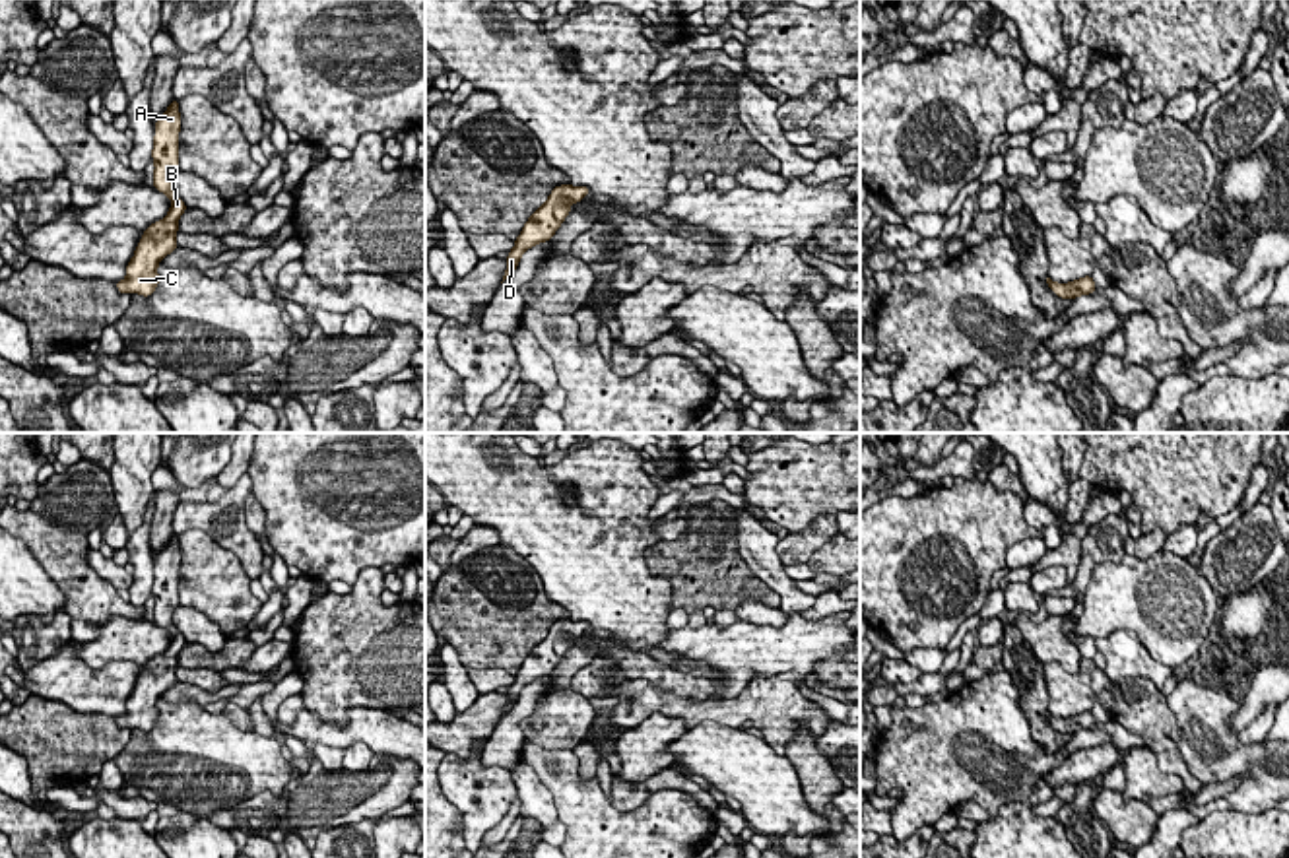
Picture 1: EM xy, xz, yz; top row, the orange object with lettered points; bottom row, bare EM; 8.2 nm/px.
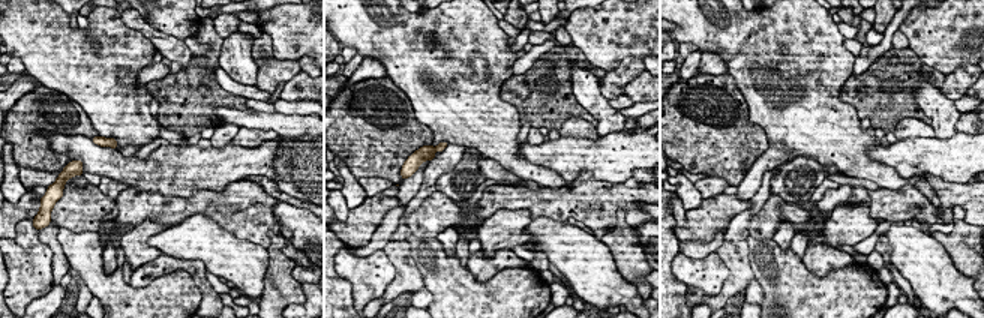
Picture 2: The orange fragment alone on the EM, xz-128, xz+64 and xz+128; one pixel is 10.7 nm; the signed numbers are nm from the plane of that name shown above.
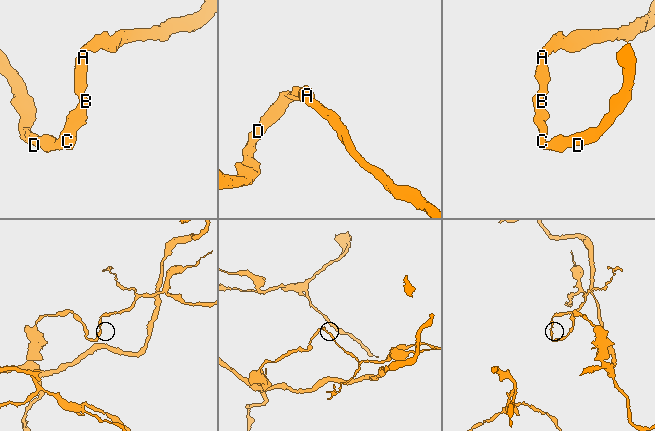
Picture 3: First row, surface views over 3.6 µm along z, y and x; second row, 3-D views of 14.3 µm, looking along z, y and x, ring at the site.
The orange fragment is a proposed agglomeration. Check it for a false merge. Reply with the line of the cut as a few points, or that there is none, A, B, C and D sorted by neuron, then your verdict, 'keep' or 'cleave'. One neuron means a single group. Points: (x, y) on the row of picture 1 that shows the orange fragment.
cut none; groups A B C D; keep

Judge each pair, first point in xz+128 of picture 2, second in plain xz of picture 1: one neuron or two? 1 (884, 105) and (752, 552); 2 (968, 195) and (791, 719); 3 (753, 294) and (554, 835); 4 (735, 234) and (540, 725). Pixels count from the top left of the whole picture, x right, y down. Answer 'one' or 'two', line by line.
1: two
2: one
3: one
4: two

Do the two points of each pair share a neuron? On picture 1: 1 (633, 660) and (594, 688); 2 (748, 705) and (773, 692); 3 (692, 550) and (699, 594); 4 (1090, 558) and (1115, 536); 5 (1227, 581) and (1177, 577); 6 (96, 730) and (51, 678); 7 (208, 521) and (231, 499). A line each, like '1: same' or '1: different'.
1: different
2: same
3: same
4: same
5: different
6: different
7: same

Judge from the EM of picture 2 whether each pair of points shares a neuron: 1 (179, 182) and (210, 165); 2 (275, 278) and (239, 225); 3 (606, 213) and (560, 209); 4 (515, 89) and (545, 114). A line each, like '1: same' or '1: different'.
1: same
2: different
3: same
4: same

